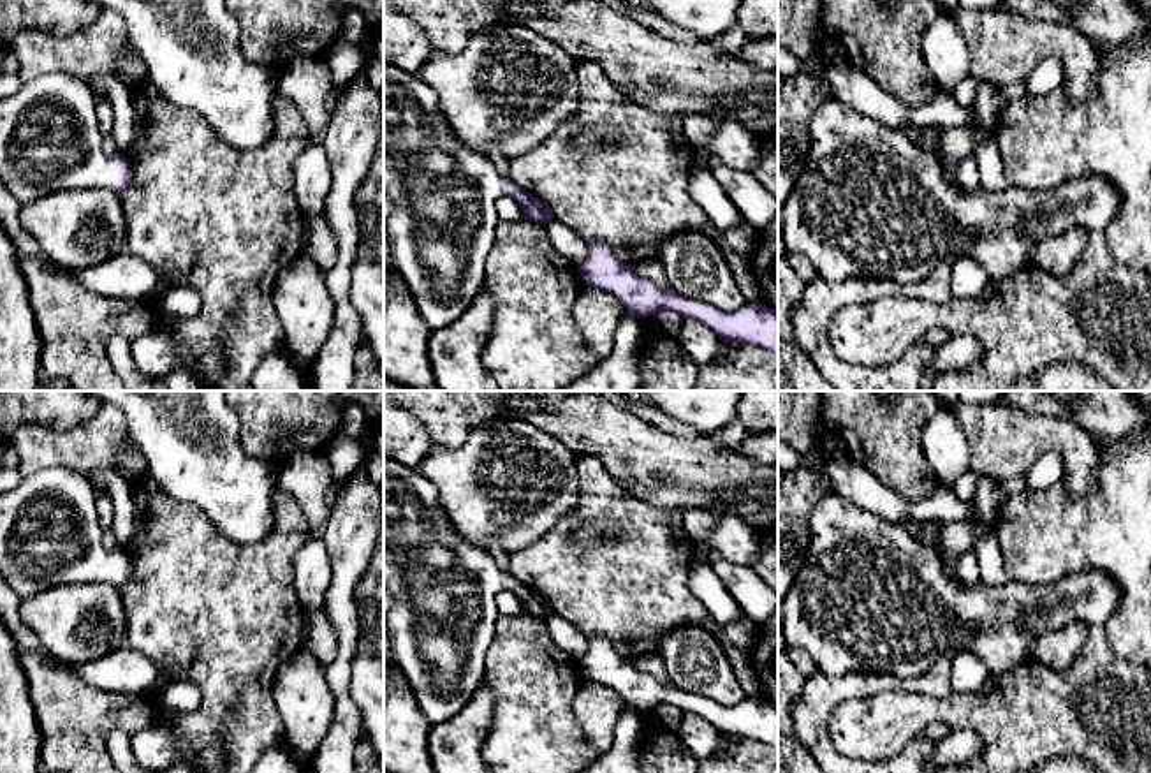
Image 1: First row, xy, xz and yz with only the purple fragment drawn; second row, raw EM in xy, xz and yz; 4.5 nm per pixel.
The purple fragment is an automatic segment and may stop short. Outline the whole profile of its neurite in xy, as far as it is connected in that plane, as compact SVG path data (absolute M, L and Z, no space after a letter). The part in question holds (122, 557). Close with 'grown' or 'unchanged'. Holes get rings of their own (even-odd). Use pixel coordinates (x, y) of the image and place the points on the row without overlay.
M65 467L42 468L7 491L0 493L0 576L12 592L26 600L48 588L77 583L113 583L118 590L130 578L128 555L107 551L100 542L102 525L95 507L93 486L86 474Z; grown

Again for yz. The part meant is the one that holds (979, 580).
M966 551L957 558L957 576L964 585L979 585L982 581L980 567L977 562L977 555L973 551Z; grown

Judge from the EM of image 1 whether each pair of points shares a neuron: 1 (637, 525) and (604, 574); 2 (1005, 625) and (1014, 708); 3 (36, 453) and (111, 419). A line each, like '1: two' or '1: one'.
1: one
2: two
3: one

